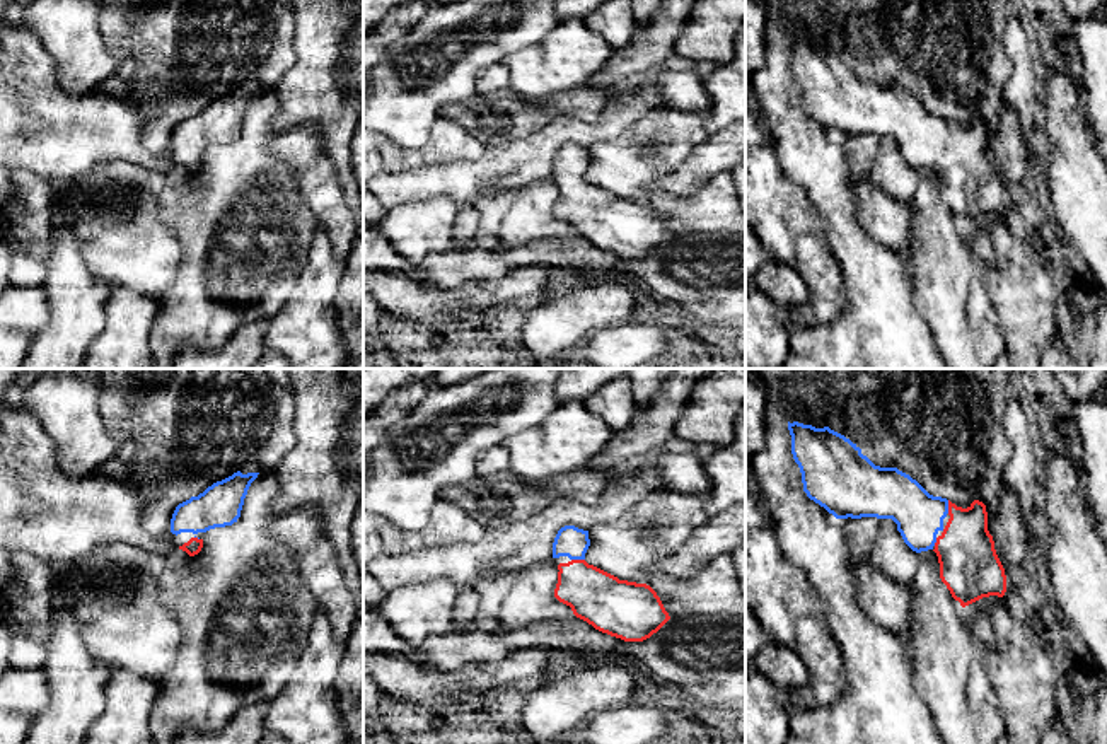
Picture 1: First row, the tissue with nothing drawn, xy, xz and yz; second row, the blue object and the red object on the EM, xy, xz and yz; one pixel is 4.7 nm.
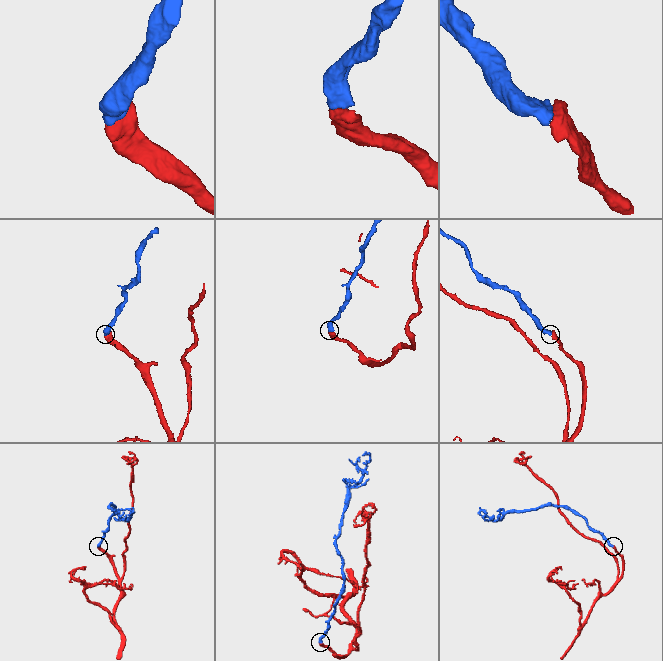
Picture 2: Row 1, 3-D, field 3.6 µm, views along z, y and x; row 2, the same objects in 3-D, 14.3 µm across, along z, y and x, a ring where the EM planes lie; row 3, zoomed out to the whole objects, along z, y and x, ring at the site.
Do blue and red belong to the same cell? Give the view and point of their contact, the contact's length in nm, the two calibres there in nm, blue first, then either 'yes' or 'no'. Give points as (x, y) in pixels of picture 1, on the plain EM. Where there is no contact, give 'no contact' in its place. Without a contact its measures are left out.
contact xz (579, 176); length 60 nm; calibres 150 and 260 nm; yes

